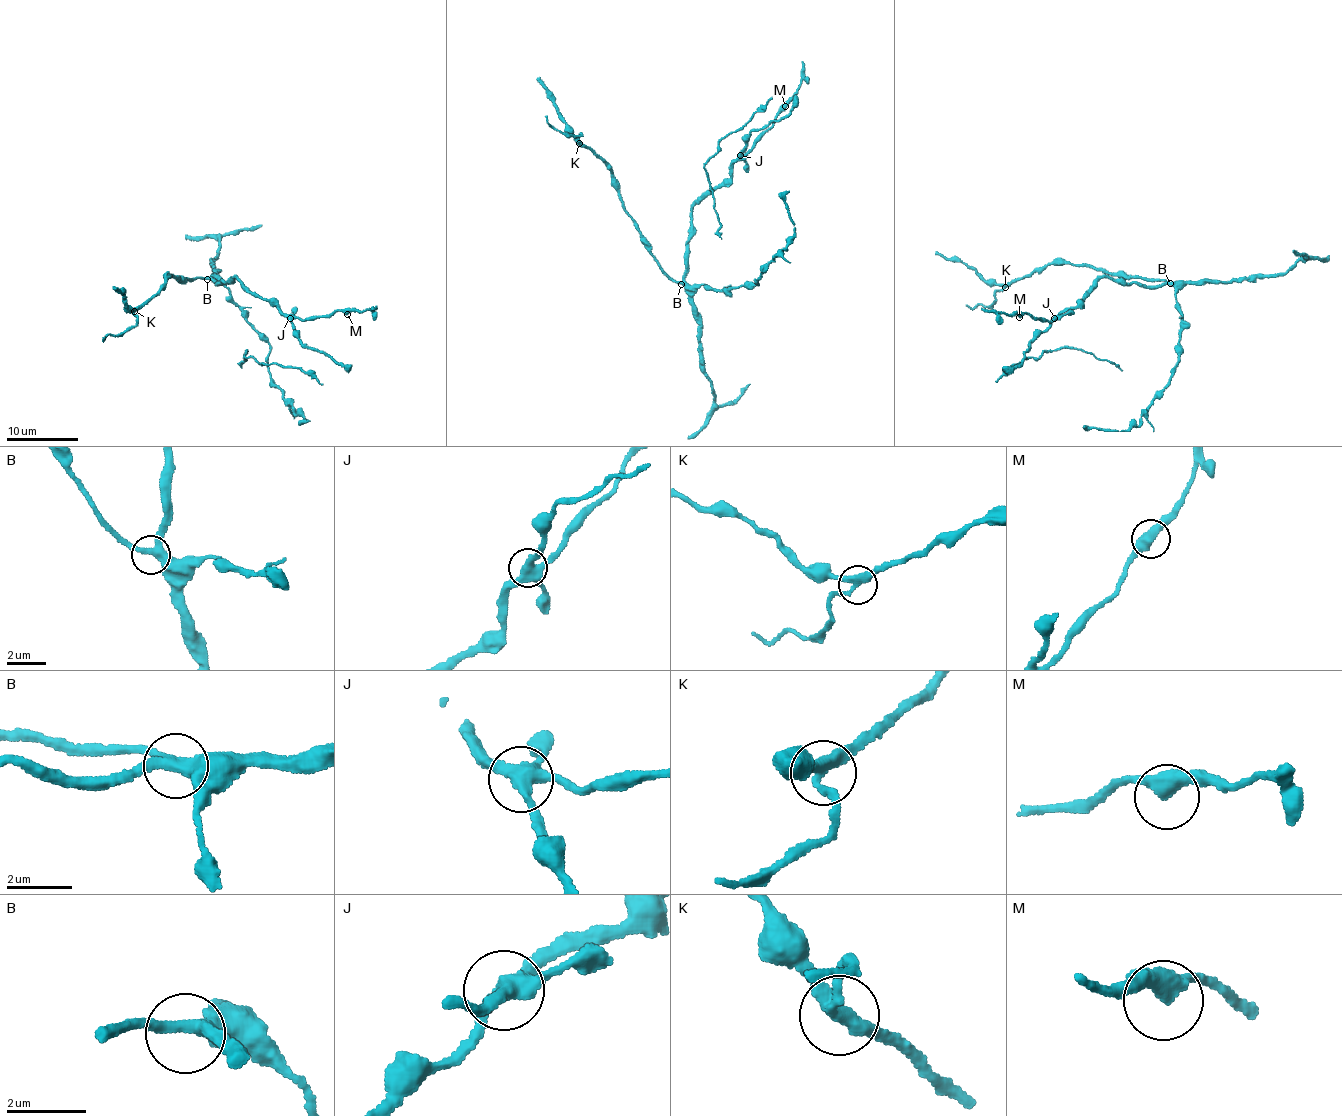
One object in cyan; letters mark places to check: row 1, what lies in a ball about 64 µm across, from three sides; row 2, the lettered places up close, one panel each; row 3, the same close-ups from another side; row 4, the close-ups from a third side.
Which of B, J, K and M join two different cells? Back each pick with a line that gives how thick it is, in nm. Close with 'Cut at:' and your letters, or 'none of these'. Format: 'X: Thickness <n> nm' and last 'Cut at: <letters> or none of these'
J: Thickness 440 nm
K: Thickness 320 nm
Cut at: J, K

